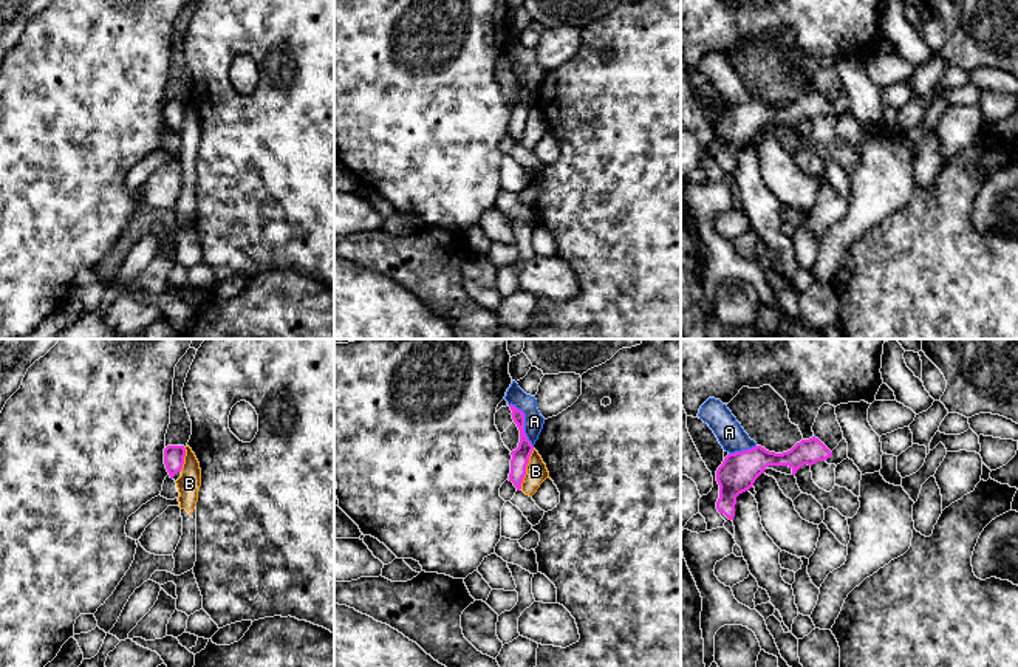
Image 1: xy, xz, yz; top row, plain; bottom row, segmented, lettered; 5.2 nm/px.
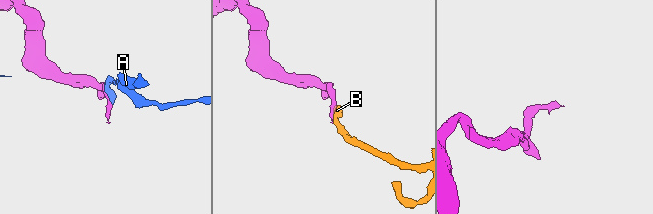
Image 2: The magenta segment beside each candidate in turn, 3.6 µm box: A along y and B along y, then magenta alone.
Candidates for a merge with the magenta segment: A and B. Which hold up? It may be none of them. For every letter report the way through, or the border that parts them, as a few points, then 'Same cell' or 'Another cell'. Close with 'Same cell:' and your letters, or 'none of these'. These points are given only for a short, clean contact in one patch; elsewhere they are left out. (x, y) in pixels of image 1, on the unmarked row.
A: Another cell
B: Boundary: xz (534, 102), (520, 141). Another cell
Same cell: none of these

